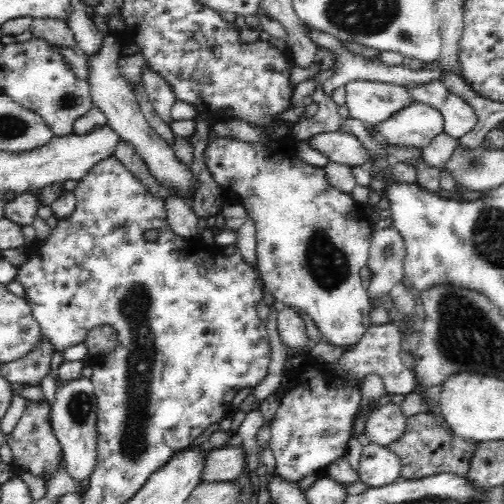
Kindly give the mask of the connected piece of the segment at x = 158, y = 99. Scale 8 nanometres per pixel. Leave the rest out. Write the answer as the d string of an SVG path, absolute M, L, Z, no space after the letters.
M147 64L142 66L140 80L142 80L148 100L154 107L156 114L166 124L170 125L173 122L170 118L170 108L172 108L172 104L177 100L172 87L158 71L152 70Z

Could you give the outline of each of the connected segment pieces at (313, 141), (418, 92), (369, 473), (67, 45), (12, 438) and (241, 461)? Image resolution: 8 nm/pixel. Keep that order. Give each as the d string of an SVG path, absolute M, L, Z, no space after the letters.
M342 131L322 132L304 138L308 147L328 157L330 162L348 166L363 166L368 164L366 147L350 133Z
M441 77L426 84L404 84L410 98L437 108L445 120L445 133L458 140L477 124L477 114L465 98L452 94Z
M376 443L363 446L359 463L359 479L372 488L396 482L401 476L401 460L387 447Z
M50 17L33 19L29 30L34 33L34 37L42 38L60 50L78 48L78 41L74 39L72 29L64 21L58 22L58 19L50 19Z
M27 401L26 410L13 431L5 435L5 442L13 452L12 466L16 471L29 472L34 476L42 476L44 472L53 474L58 464L62 464L63 456L60 443L50 427L50 408L48 402L32 403Z
M223 444L212 448L202 471L201 481L236 481L246 470L245 452L242 444Z

